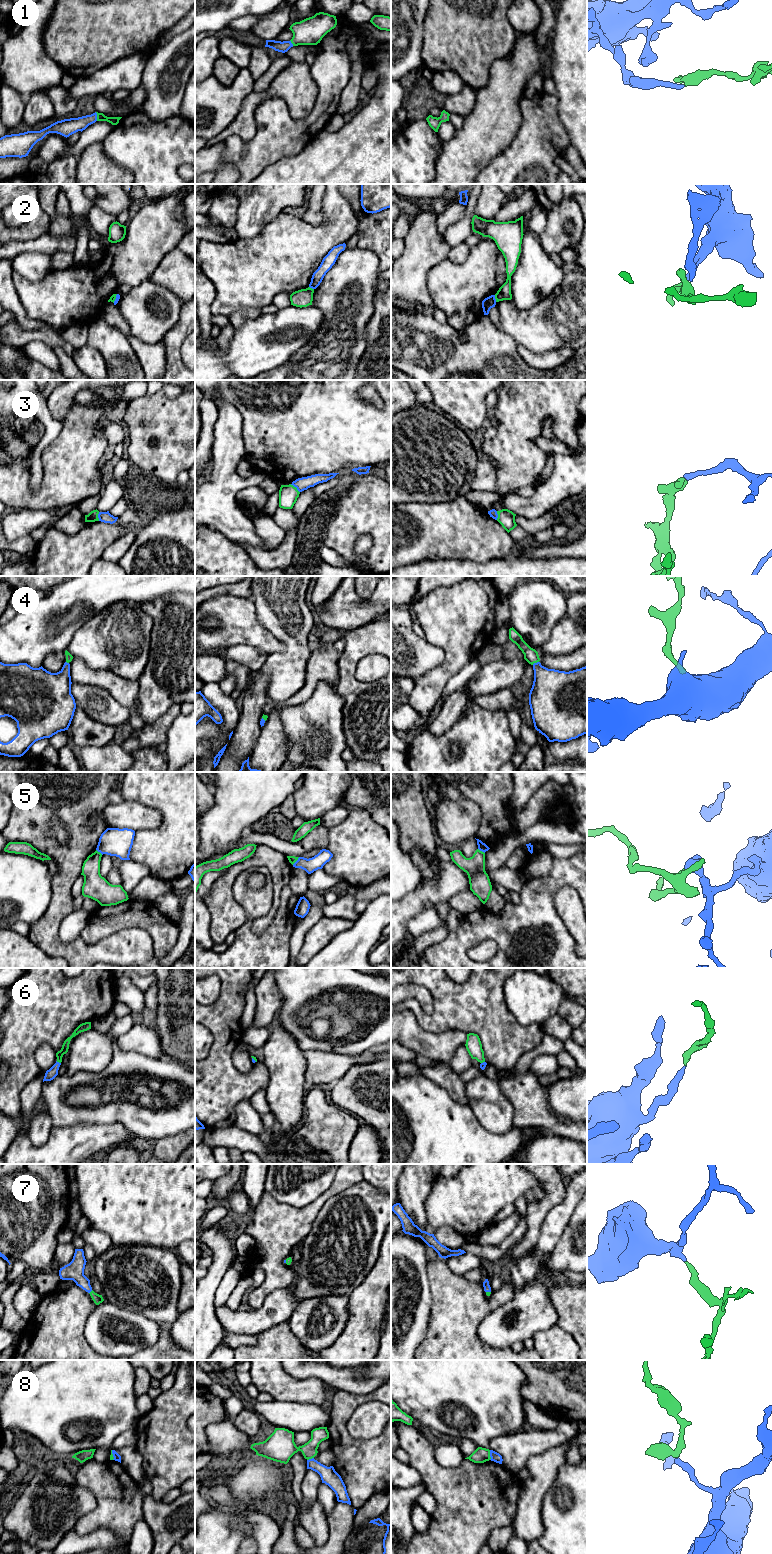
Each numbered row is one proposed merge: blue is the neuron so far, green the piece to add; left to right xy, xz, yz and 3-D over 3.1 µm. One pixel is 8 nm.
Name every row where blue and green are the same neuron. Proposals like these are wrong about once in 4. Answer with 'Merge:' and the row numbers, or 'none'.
Merge: 1, 4, 6, 7

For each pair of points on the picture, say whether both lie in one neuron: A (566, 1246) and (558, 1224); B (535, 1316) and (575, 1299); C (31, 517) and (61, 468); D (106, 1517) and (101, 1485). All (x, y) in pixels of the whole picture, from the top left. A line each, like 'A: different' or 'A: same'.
A: different
B: different
C: different
D: same

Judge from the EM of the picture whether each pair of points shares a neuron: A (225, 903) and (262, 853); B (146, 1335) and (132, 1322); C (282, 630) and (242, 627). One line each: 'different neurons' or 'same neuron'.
A: same neuron
B: same neuron
C: different neurons

